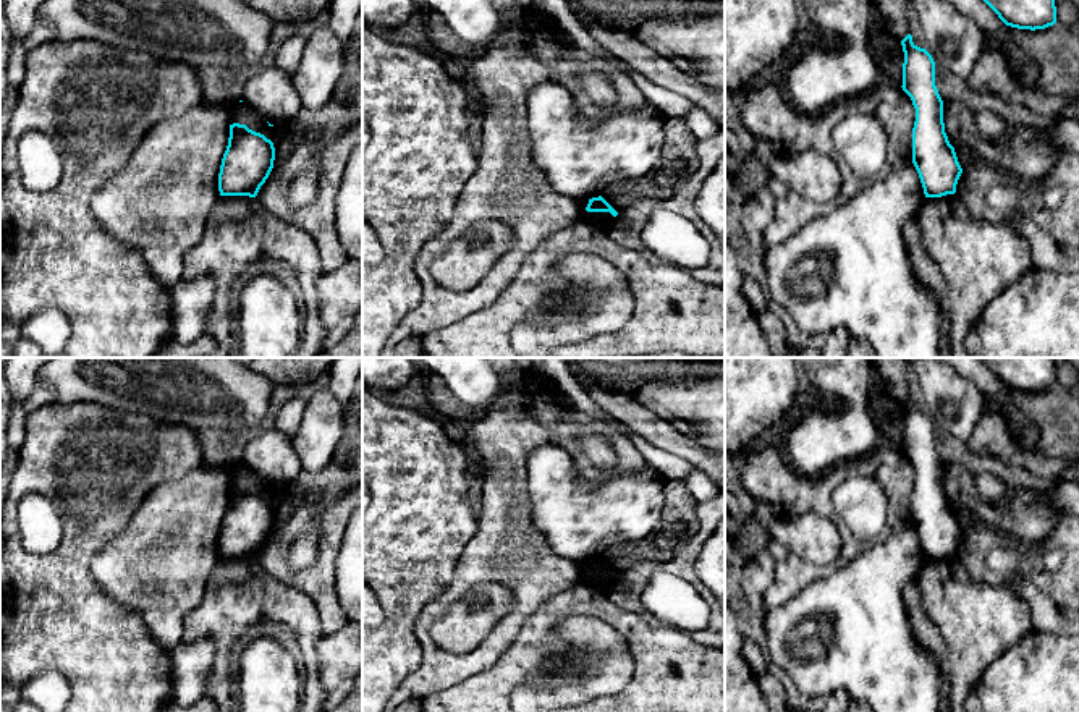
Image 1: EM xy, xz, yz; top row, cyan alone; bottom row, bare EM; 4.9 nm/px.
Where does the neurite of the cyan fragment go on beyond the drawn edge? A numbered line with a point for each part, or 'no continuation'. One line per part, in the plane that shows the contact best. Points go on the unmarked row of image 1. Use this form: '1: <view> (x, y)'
no continuation

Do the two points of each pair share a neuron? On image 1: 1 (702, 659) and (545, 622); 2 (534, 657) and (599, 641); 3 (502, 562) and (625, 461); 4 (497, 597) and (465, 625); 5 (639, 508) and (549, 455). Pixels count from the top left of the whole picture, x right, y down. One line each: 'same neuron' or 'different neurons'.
1: same neuron
2: different neurons
3: same neuron
4: same neuron
5: same neuron

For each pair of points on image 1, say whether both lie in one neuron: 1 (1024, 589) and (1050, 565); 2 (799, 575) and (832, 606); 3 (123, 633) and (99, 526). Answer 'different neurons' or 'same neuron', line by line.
1: different neurons
2: different neurons
3: same neuron

